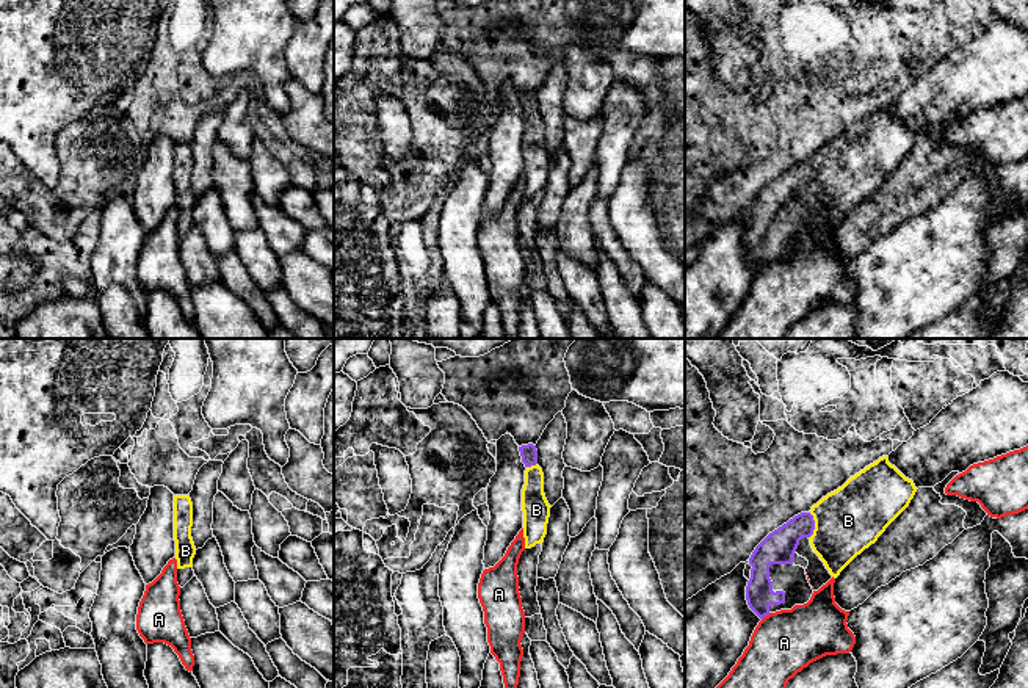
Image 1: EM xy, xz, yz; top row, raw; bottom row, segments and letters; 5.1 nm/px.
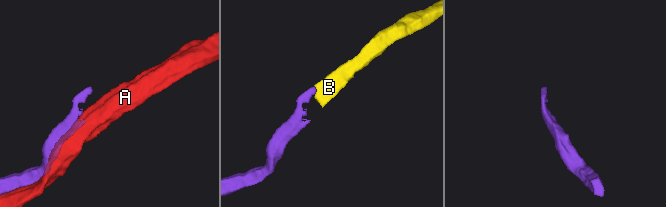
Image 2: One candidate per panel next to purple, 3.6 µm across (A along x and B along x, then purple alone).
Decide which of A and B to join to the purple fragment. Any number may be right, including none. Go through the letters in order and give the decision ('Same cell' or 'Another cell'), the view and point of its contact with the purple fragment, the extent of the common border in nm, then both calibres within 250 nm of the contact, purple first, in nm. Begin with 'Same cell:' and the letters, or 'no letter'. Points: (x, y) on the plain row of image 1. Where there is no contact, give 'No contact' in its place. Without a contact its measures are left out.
Same cell: B
A: Another cell. Touches purple at yz (765, 264). Shared border 60 nm. Thickness 140 nm (purple) against 320 nm
B: Same cell. Touches purple at yz (814, 174). Shared border 140 nm. Thickness 170 nm (purple) against 340 nm

